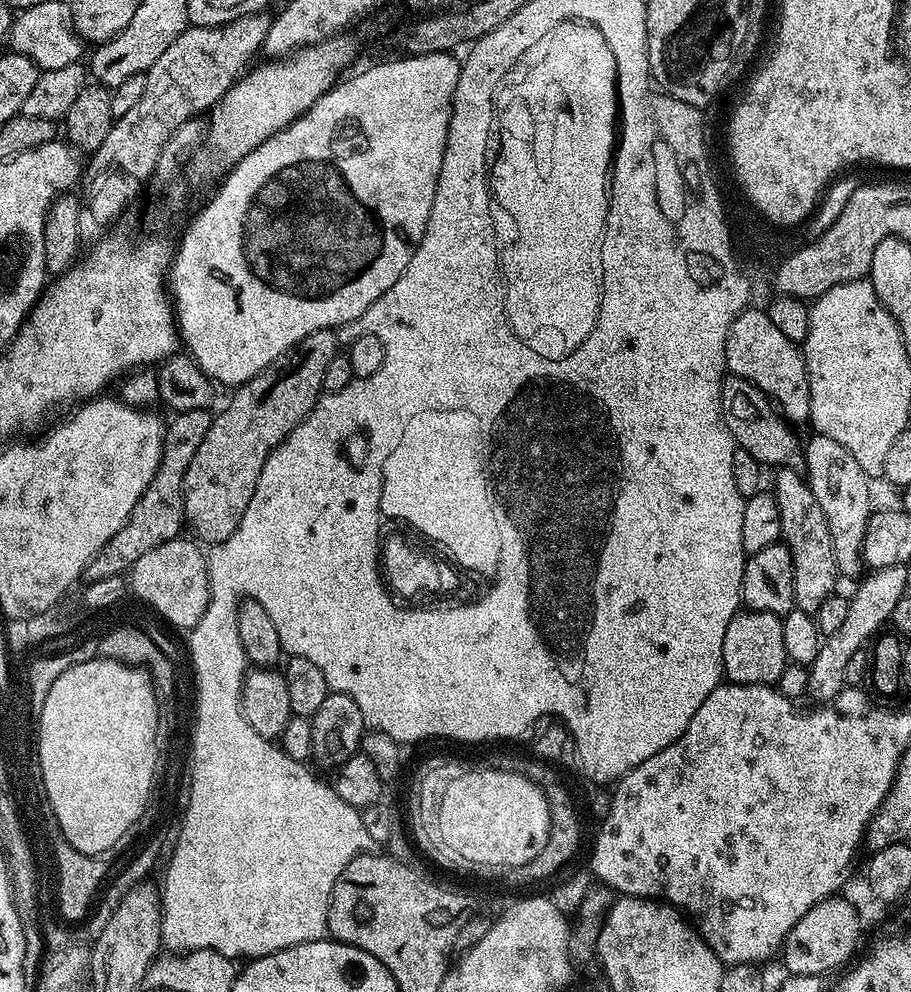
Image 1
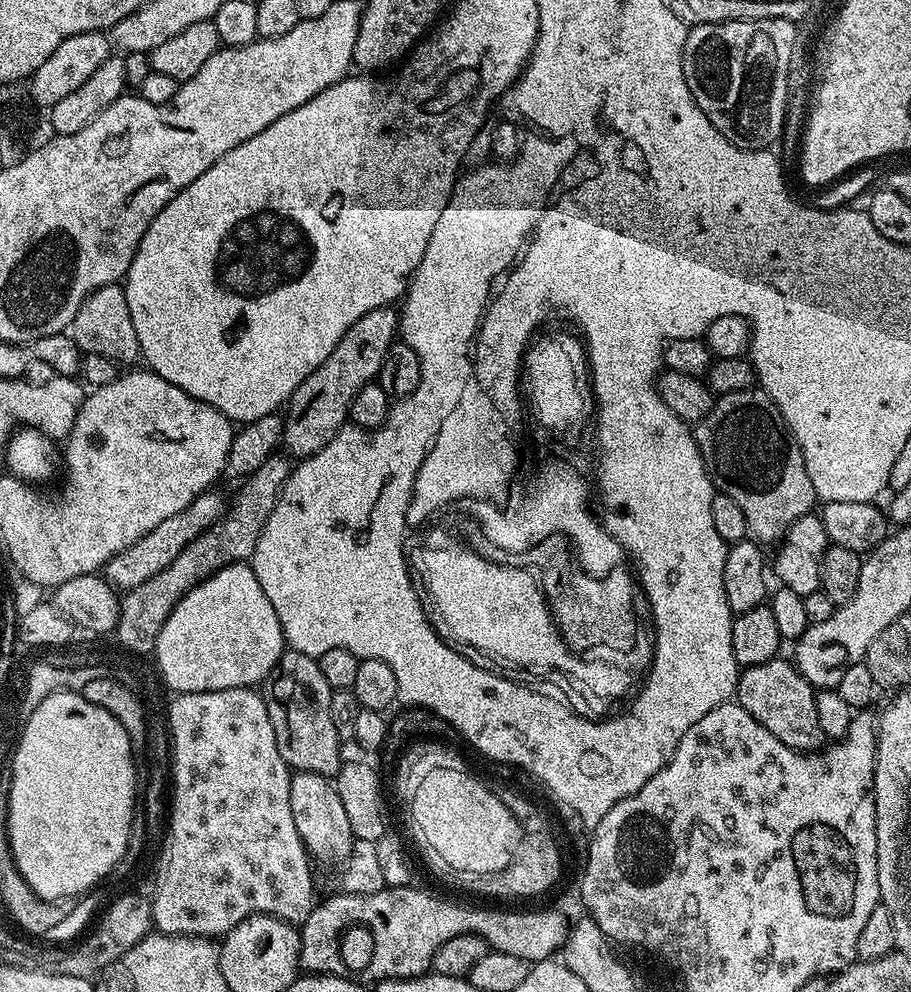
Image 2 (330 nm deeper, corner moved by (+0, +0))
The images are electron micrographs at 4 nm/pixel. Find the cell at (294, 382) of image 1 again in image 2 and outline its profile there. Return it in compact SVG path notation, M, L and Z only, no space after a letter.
M392 306L370 310L370 314L358 318L358 322L354 322L354 326L342 334L338 346L334 346L334 354L330 354L330 358L326 358L326 362L322 362L314 374L307 376L286 405L288 416L282 444L285 449L288 447L286 452L289 457L312 456L322 450L322 446L326 446L326 442L330 442L340 428L345 427L354 394L379 377L382 362L397 336L398 312Z

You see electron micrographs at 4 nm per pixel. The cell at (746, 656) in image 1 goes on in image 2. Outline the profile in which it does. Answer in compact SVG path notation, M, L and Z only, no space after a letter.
M777 658L743 669L736 684L735 703L742 705L758 722L762 722L762 726L766 726L766 730L770 730L778 742L790 746L794 751L810 753L823 749L826 737L818 722L816 692L797 670L795 663L791 659L784 659Z

